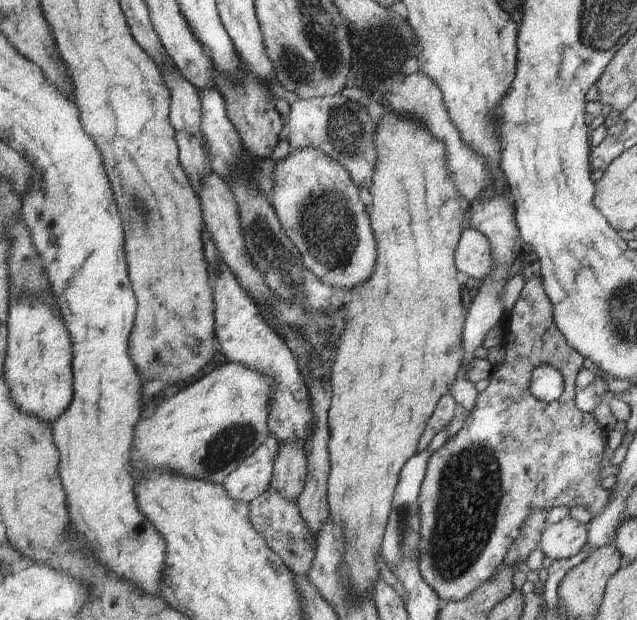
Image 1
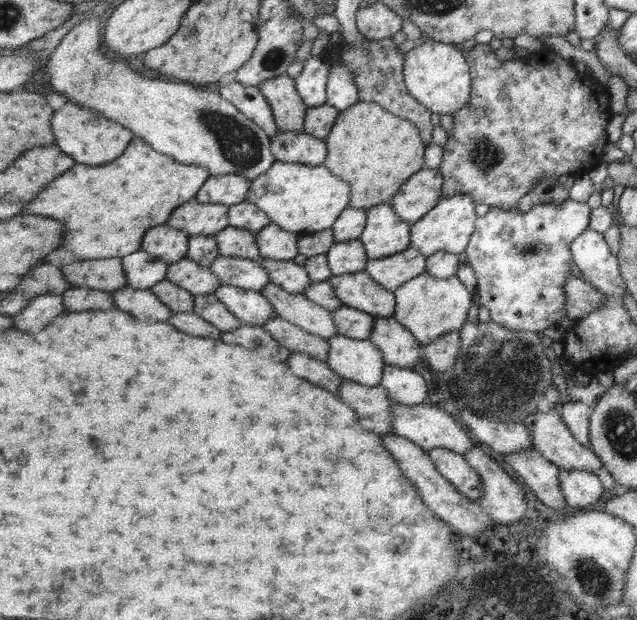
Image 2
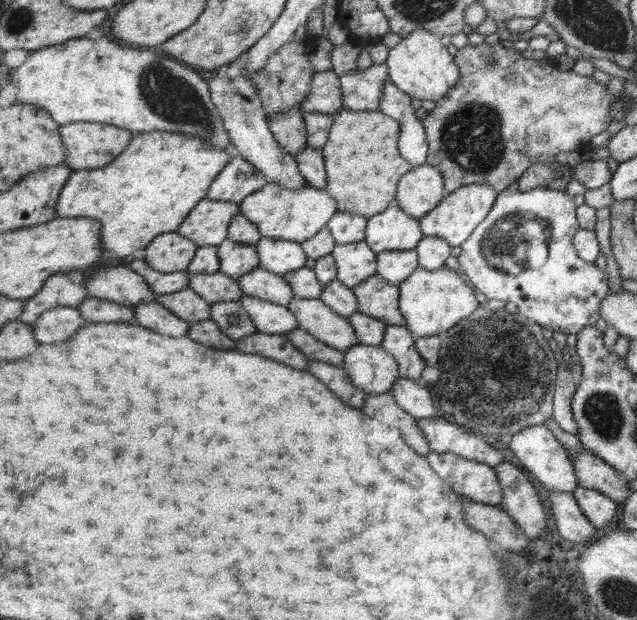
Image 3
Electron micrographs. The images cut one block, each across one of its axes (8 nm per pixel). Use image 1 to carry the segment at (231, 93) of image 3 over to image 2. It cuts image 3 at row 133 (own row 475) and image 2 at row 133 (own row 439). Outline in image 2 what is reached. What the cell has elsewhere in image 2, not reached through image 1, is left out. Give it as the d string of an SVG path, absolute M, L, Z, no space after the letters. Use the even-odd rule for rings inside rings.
M234 79L217 90L225 100L235 104L245 116L265 129L270 140L279 133L273 109L258 87L245 86Z

